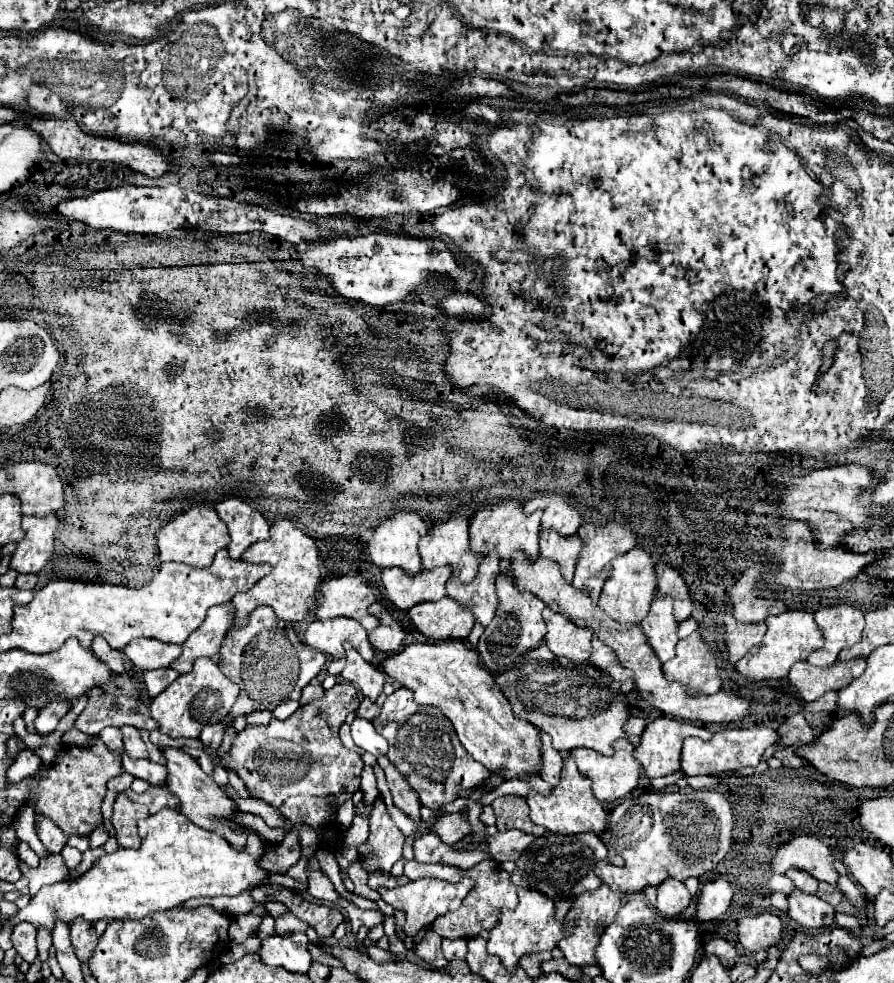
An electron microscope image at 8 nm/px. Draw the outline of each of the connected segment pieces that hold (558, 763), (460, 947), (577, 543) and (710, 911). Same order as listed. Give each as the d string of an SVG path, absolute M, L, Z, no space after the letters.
M542 735L542 773L540 777L552 785L560 781L560 769L562 769L562 755L552 747L548 735Z
M442 939L442 953L444 953L444 957L450 961L450 959L454 959L454 957L458 957L458 959L464 959L466 957L466 941L464 939L456 939L456 941L446 941L446 939Z
M556 531L540 533L540 557L556 561L560 565L560 571L562 571L566 583L572 581L580 547L582 547L582 539L578 535L560 537L560 535L556 535Z
M724 879L706 883L698 899L698 921L718 919L722 913L726 913L726 909L730 907L732 895L734 895L734 889Z

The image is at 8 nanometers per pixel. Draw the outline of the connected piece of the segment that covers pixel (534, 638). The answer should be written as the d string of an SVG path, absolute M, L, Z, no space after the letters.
M500 575L496 579L496 593L498 593L498 609L496 609L496 617L494 621L484 629L480 641L478 641L478 655L482 659L482 665L486 671L490 671L492 675L498 675L506 669L506 665L514 663L516 657L528 653L530 649L536 649L542 639L544 639L544 619L542 619L542 611L544 611L544 603L540 599L536 599L534 595L526 593L526 591L518 591L516 585L504 575Z

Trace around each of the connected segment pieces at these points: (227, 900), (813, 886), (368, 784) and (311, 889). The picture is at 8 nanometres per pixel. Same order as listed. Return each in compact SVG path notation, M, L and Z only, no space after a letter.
M244 891L237 896L221 896L215 898L194 898L189 899L183 904L185 909L197 908L200 906L212 906L216 911L220 913L228 913L236 916L239 914L249 913L255 902L250 895L249 891Z
M790 869L790 871L786 873L786 877L788 877L788 879L792 879L792 881L794 881L794 885L796 885L800 891L804 891L804 893L814 895L814 893L816 893L816 889L818 889L818 881L816 881L814 877L806 875L804 871Z
M364 765L364 771L362 771L362 791L364 791L364 801L366 803L372 803L378 795L376 775L374 775L374 769L370 765Z
M315 855L309 860L308 892L321 900L336 902L336 899L338 899L338 893L334 891L329 878L322 873Z

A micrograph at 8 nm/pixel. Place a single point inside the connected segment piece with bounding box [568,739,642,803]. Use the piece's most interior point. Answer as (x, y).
(614, 776)

